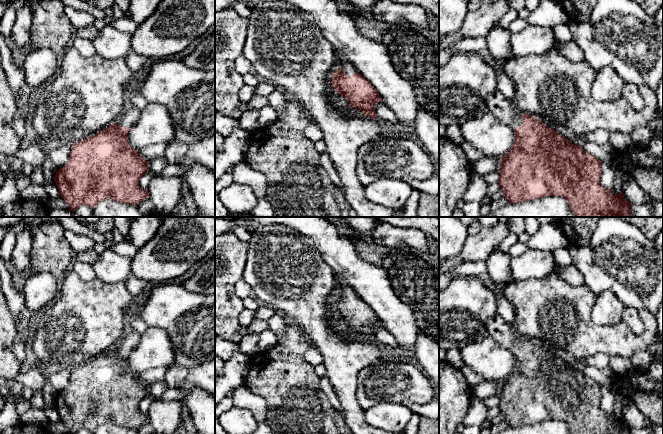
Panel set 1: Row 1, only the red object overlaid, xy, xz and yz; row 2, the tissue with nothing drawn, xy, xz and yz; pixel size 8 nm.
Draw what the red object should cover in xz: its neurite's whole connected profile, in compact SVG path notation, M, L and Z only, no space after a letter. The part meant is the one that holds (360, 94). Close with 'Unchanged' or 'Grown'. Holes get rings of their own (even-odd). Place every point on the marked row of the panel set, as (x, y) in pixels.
M335 53L338 61L338 68L333 72L331 84L334 90L342 97L345 97L349 105L363 112L363 115L377 119L375 104L382 102L381 97L375 88L352 67L340 53Z. Grown

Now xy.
M128 104L114 124L71 146L68 162L56 171L54 177L60 196L71 211L74 212L80 205L94 208L106 199L138 205L149 197L148 190L139 187L139 180L148 171L149 164L139 151L130 147L127 139L140 113L138 108Z. Grown

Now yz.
M498 90L487 97L487 110L497 117L503 124L510 126L515 132L515 142L512 149L501 157L498 183L504 191L504 197L509 203L520 203L540 199L545 196L564 197L576 217L632 217L631 206L623 193L612 194L612 188L601 185L601 161L585 152L581 146L572 144L554 129L547 127L541 120L529 114L517 111L513 101L507 99Z. Grown

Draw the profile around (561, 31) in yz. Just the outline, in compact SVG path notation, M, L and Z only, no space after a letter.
M558 24L554 27L555 37L560 41L568 41L572 39L572 33L566 24Z

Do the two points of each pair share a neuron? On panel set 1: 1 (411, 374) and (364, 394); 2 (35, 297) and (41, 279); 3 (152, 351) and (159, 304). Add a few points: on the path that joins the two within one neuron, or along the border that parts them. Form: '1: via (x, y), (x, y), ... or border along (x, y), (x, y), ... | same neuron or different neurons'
1: via (399, 382), (379, 382), (376, 384) | same neuron
2: via (38, 293), (41, 283) | same neuron
3: border along (149, 325), (161, 327), (172, 344) | different neurons

